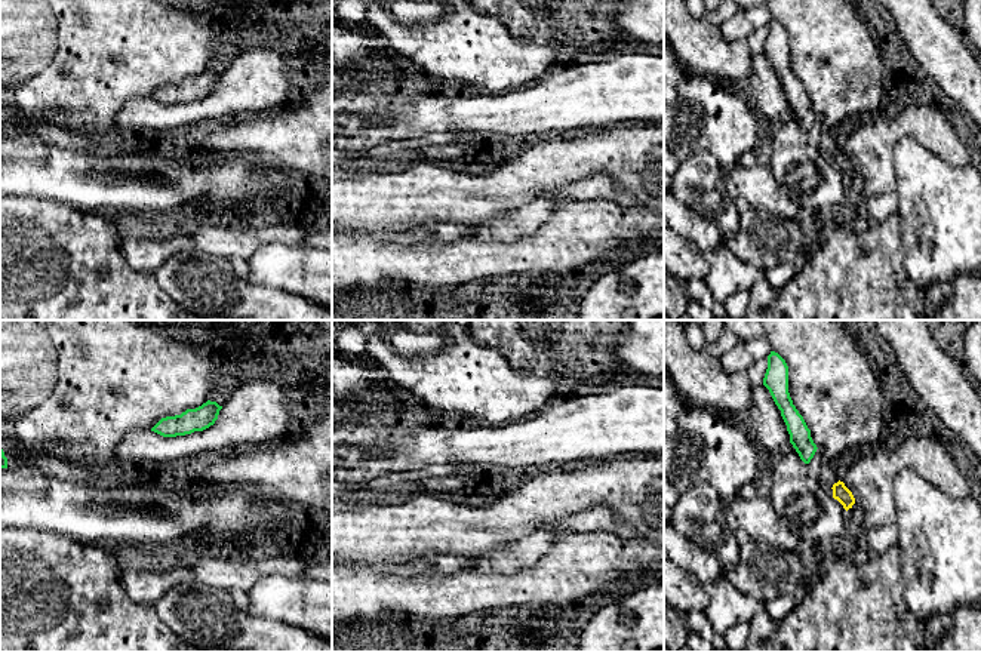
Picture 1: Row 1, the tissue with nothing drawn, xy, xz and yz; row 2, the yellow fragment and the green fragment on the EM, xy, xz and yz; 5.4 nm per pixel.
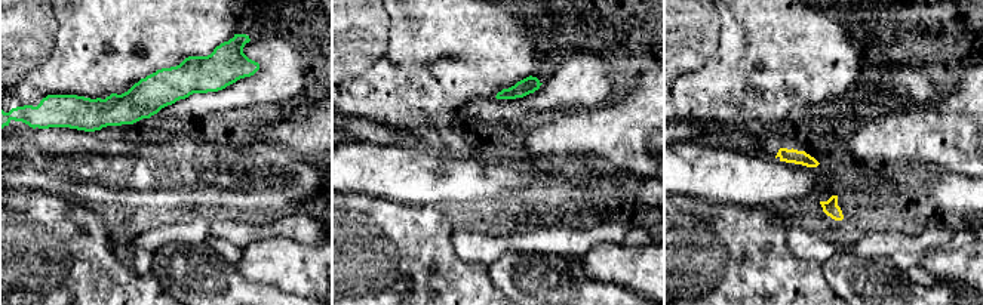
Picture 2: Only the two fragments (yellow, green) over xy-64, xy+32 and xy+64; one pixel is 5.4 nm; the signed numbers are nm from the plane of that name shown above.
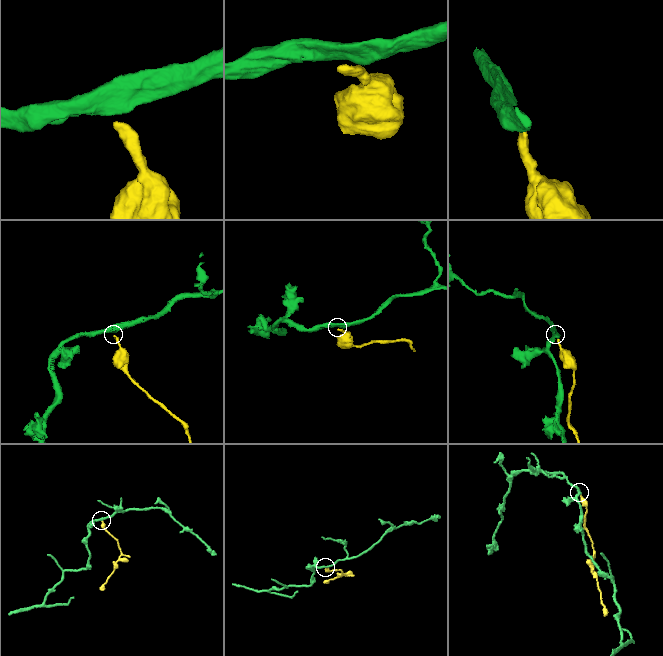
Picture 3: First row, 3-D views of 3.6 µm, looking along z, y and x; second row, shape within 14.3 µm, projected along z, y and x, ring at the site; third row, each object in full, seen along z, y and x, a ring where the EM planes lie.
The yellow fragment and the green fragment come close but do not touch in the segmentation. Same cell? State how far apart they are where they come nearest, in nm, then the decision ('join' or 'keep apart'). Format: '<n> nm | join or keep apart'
180 nm | keep apart

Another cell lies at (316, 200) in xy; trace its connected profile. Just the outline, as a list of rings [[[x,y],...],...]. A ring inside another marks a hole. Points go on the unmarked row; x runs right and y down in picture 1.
[[[311,184],[293,200],[280,206],[286,210],[296,210],[307,216],[325,216],[332,213],[332,187],[325,184]]]

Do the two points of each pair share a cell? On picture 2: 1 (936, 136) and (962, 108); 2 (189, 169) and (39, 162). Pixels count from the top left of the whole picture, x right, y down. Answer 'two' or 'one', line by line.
1: one
2: one

